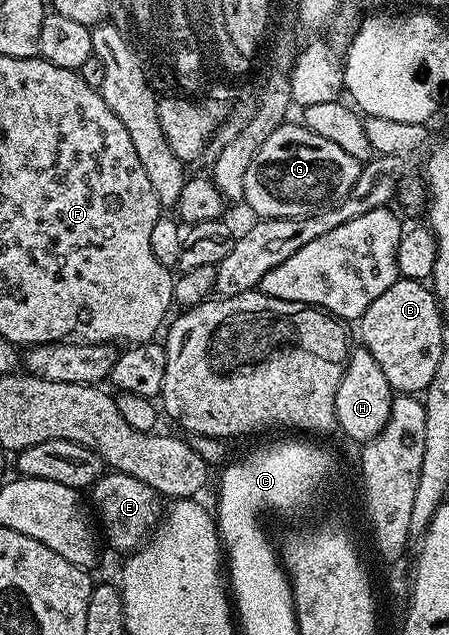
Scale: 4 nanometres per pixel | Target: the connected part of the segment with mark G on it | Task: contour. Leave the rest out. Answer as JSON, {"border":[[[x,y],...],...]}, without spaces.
{"border":[[[285,123],[270,131],[266,143],[258,147],[258,155],[246,171],[245,206],[249,205],[257,218],[309,217],[344,200],[360,174],[361,162],[346,155],[342,147],[314,135],[302,123]]]}

